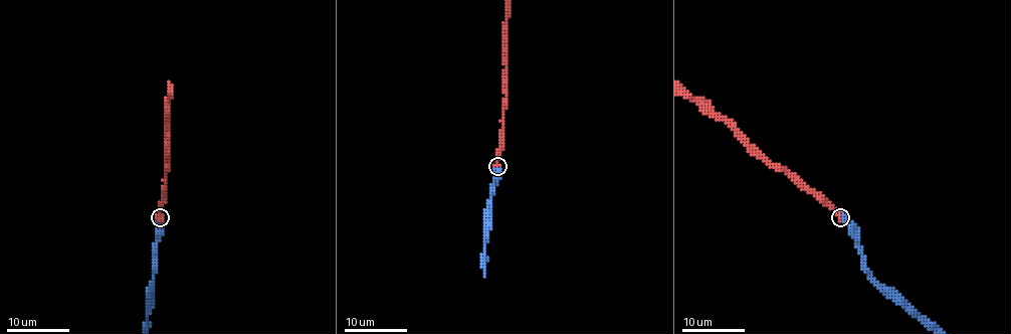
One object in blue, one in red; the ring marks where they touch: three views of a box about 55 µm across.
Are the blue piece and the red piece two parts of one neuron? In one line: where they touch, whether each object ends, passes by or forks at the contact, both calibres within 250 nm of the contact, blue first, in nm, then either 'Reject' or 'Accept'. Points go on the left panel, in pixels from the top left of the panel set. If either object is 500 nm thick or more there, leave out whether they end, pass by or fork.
Place: (160, 217). Thickness 700 nm (blue) against 600 nm. Accept

